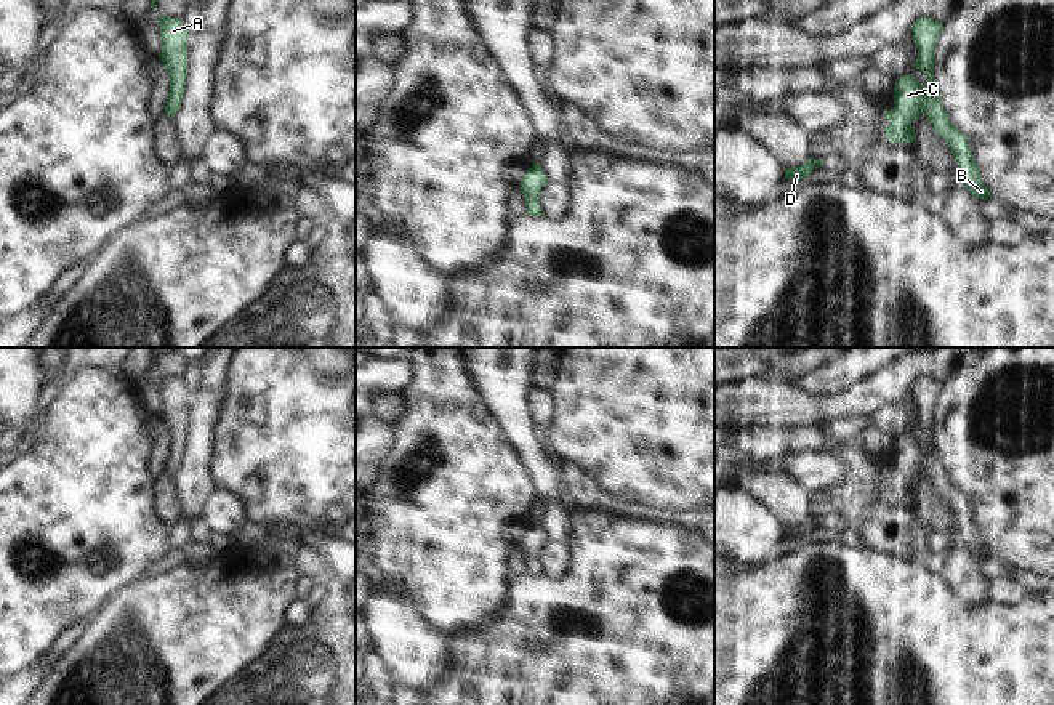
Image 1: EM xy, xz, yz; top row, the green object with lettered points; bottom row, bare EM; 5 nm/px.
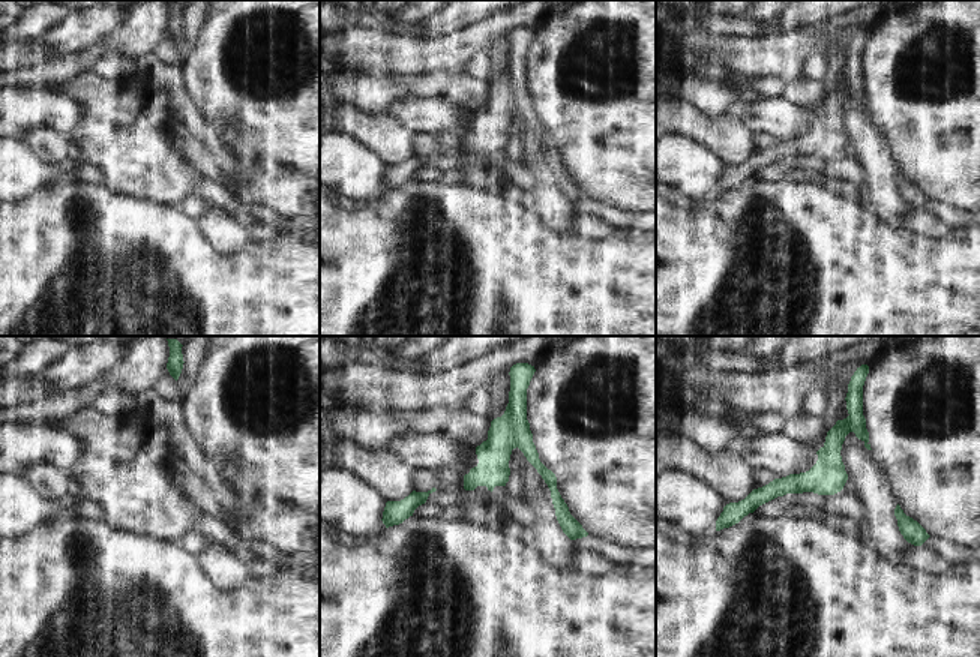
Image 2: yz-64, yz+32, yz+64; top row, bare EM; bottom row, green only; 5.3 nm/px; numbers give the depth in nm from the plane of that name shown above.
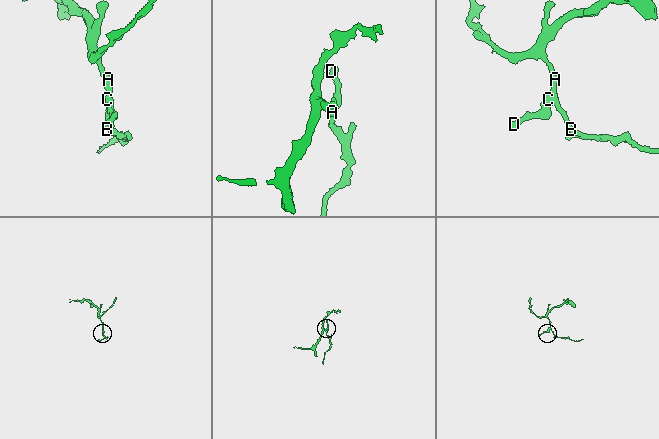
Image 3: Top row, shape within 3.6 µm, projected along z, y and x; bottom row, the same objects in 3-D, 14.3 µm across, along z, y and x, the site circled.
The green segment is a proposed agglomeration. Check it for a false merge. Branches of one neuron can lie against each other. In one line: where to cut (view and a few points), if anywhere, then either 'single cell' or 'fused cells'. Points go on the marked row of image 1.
no cut | single cell

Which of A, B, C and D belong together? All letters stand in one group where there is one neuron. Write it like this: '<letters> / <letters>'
A B C D

